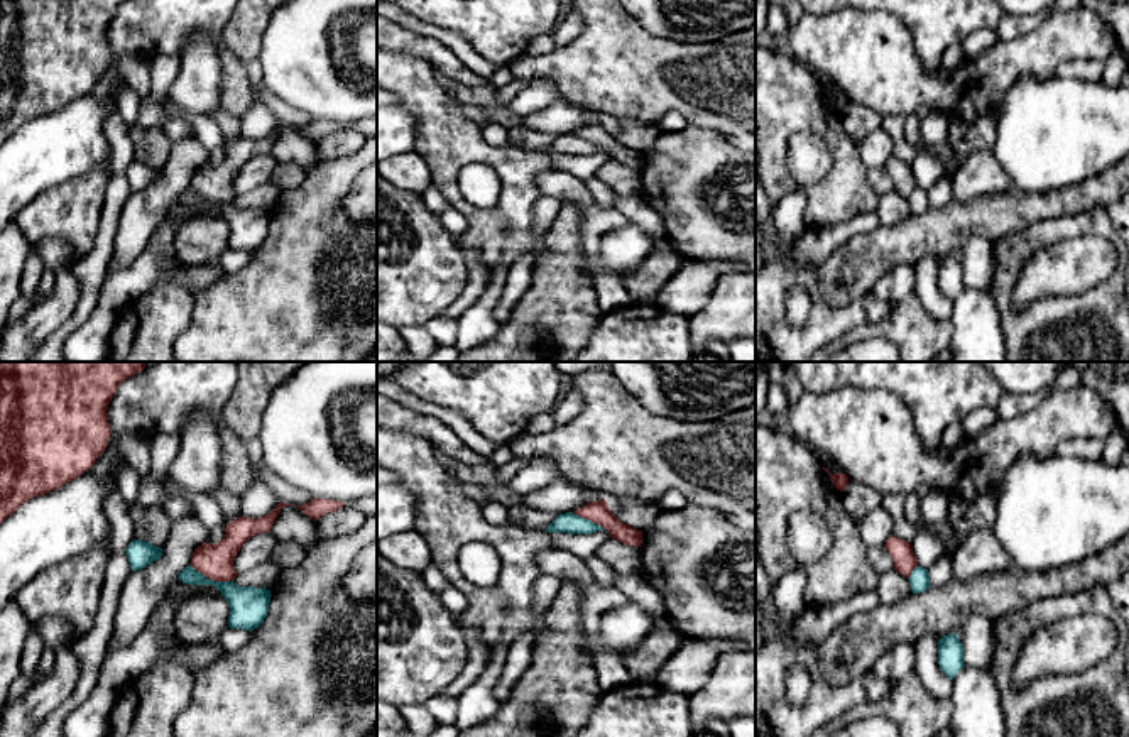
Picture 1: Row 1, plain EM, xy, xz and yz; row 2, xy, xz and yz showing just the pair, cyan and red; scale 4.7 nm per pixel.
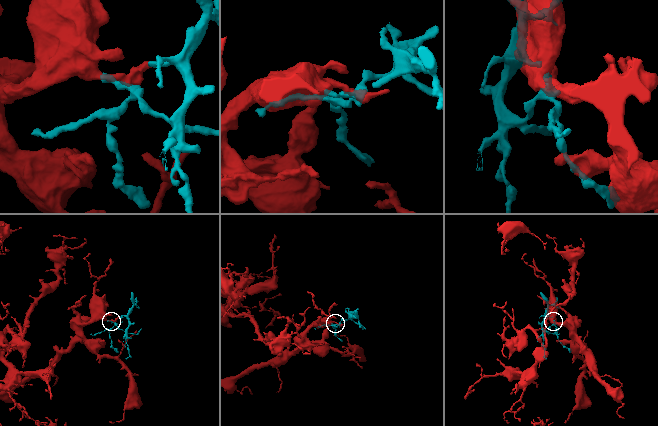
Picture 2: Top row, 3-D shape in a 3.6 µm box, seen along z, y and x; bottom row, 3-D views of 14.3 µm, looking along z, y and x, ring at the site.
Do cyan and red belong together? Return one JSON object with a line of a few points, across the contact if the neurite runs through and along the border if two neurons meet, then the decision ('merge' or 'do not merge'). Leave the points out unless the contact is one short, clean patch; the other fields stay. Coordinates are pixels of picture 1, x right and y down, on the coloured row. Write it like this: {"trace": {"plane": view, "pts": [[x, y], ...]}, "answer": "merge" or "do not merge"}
{"trace": {"plane": "xy", "pts": [[190, 563], [213, 580], [232, 580]]}, "answer": "do not merge"}

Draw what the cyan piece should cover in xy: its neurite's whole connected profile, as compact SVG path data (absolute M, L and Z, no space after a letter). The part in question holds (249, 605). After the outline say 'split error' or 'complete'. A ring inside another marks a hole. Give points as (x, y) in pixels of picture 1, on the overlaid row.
M191 565L186 566L177 578L188 585L213 585L221 592L221 597L230 605L228 627L230 629L257 629L269 612L270 590L238 587L232 581L213 581L196 571Z; complete

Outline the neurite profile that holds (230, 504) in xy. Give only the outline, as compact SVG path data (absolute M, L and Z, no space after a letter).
M216 487L208 492L221 507L226 524L237 517L242 517L242 502L240 497L233 495L232 492L225 490L223 487Z

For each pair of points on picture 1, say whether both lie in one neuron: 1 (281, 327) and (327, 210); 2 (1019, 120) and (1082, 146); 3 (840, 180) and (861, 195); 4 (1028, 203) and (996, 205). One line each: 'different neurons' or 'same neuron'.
1: same neuron
2: same neuron
3: same neuron
4: same neuron

